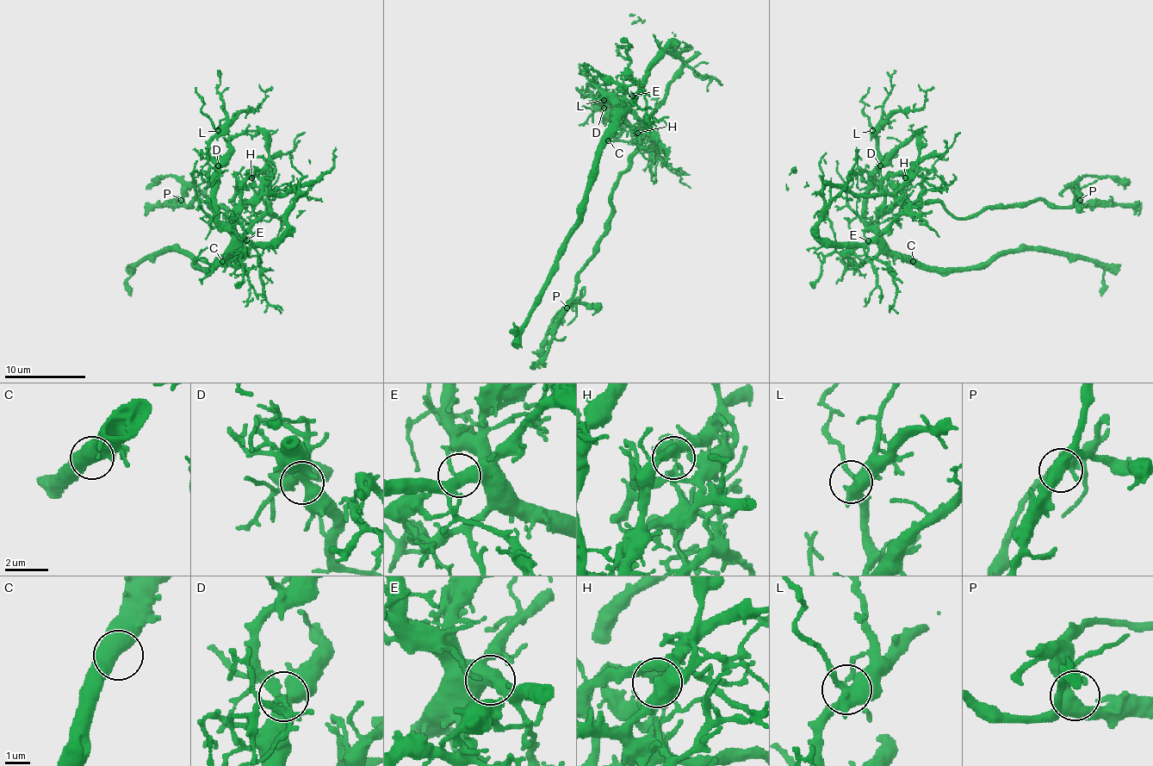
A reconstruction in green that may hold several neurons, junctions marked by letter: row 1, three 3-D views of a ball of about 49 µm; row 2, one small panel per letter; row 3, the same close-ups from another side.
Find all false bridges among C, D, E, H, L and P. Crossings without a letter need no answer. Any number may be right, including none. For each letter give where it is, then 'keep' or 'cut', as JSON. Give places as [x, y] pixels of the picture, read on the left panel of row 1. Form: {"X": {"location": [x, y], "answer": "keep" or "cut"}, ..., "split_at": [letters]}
{"C": {"location": [222, 261], "answer": "keep"}, "D": {"location": [218, 165], "answer": "keep"}, "E": {"location": [246, 240], "answer": "keep"}, "H": {"location": [251, 177], "answer": "cut"}, "L": {"location": [218, 130], "answer": "keep"}, "P": {"location": [181, 200], "answer": "keep"}, "split_at": ["H"]}

